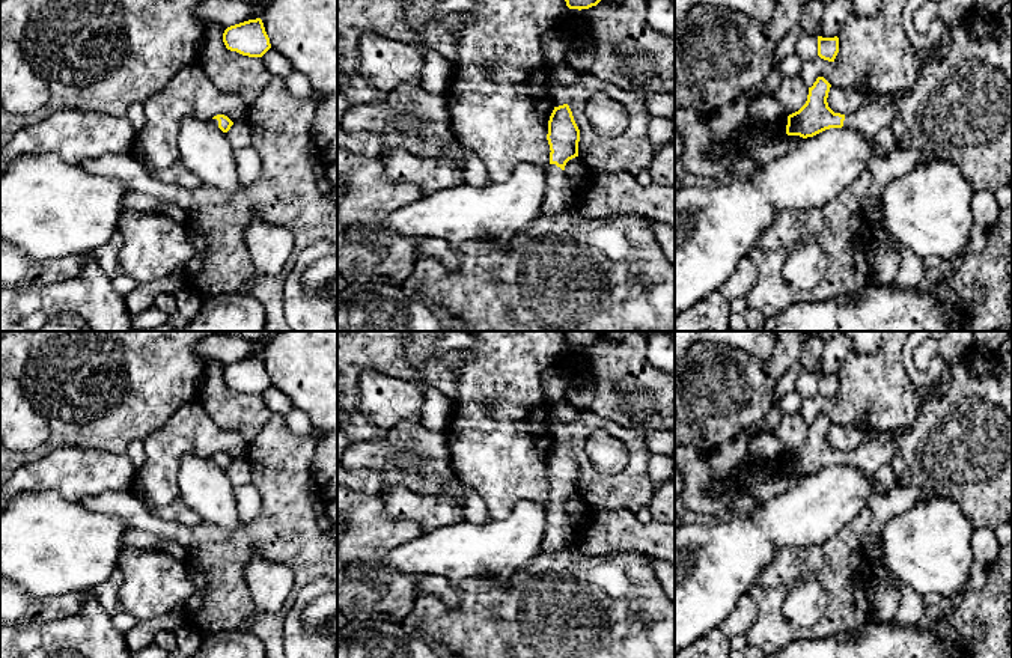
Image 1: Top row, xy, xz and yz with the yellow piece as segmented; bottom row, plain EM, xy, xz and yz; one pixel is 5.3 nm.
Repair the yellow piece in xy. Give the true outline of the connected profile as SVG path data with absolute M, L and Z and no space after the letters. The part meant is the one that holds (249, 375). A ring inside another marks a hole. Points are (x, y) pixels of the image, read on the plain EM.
M261 355L230 363L223 370L227 387L248 394L262 394L270 385L270 375Z

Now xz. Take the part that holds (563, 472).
M568 441L554 444L547 477L551 489L541 548L542 551L568 550L575 539L575 529L569 524L569 515L563 507L569 497L578 494L580 479L580 467Z

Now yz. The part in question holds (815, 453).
M818 414L812 425L806 441L795 450L788 453L786 471L800 473L803 476L813 474L830 465L852 465L869 474L893 461L898 450L898 440L907 432L867 432L863 443L852 452L834 450L827 440L831 422Z

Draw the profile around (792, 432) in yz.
M800 413L785 414L776 435L786 446L788 452L798 449L807 438L809 425Z

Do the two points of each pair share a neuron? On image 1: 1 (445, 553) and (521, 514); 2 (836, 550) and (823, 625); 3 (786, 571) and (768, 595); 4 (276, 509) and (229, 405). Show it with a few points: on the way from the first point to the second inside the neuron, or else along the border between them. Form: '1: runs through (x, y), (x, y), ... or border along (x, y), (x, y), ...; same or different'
1: runs through (464, 551), (484, 551), (502, 533); same
2: runs through (838, 568), (836, 607); same
3: border along (791, 586), (752, 587); different
4: border along (270, 417), (247, 446); different

